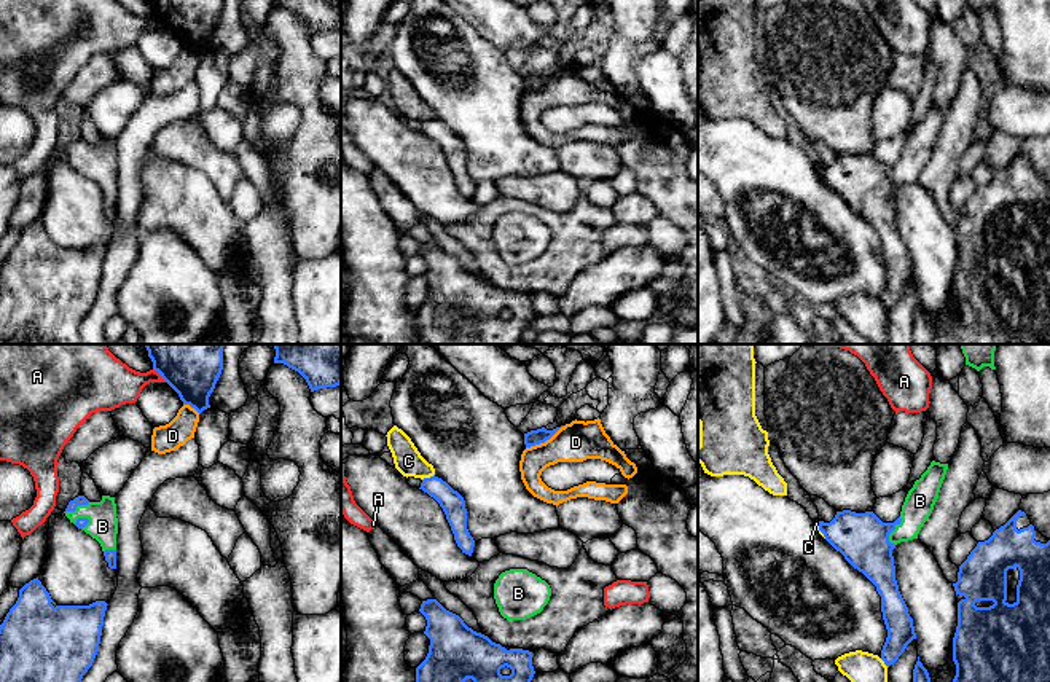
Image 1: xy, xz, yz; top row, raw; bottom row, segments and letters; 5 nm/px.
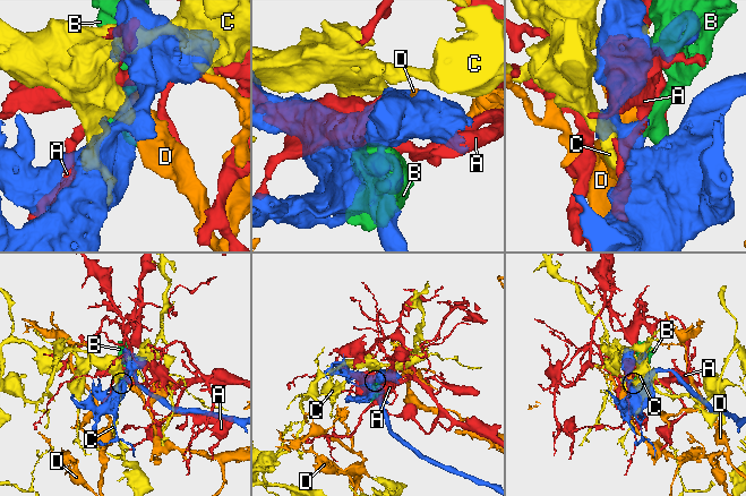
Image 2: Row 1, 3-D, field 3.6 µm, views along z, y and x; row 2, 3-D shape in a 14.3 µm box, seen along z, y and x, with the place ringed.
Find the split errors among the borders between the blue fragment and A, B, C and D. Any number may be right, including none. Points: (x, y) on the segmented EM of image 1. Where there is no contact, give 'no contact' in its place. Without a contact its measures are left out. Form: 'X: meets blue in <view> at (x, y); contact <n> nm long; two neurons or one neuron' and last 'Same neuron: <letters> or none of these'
A: meets blue in xy at (160, 373); contact 100 nm long; two neurons
B: meets blue in yz at (893, 529); contact 160 nm long; one neuron
C: meets blue in xz at (427, 478); contact 70 nm long; two neurons
D: meets blue in xz at (545, 440); contact 240 nm long; two neurons
Same neuron: B

